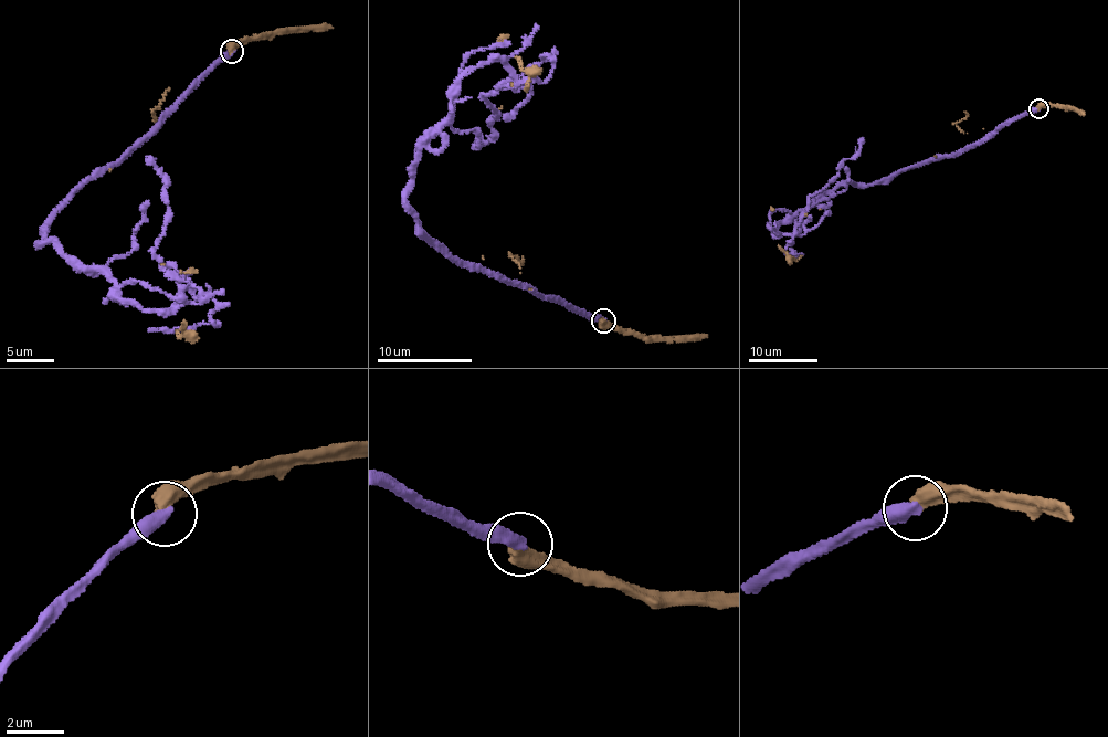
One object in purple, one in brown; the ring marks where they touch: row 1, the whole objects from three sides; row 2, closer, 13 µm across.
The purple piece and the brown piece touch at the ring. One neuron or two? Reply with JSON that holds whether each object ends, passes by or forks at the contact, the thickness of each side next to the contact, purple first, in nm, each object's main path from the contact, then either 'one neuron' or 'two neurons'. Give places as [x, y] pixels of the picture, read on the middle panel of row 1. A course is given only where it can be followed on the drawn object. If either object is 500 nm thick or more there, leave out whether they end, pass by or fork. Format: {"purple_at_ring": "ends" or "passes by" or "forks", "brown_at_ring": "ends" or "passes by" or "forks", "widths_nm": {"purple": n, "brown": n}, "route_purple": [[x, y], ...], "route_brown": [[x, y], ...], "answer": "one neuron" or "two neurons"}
{"widths_nm": {"purple": 480, "brown": 600}, "route_purple": [[604, 322], [450, 260], [407, 203], [417, 143], [499, 60], [515, 81], [484, 95], [472, 148]], "route_brown": [[604, 322], [515, 255], [514, 260], [483, 259], [528, 86], [528, 73], [517, 56]], "answer": "two neurons"}

